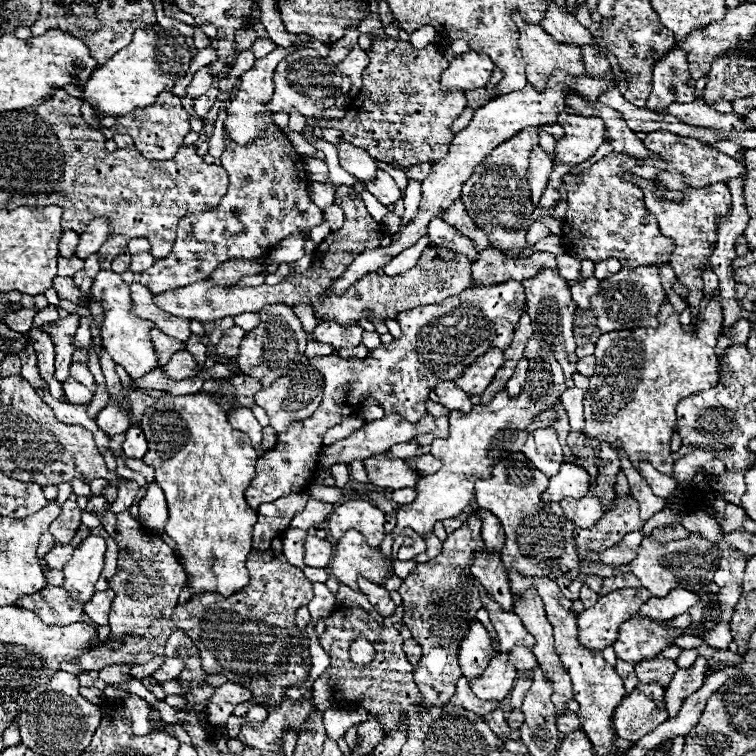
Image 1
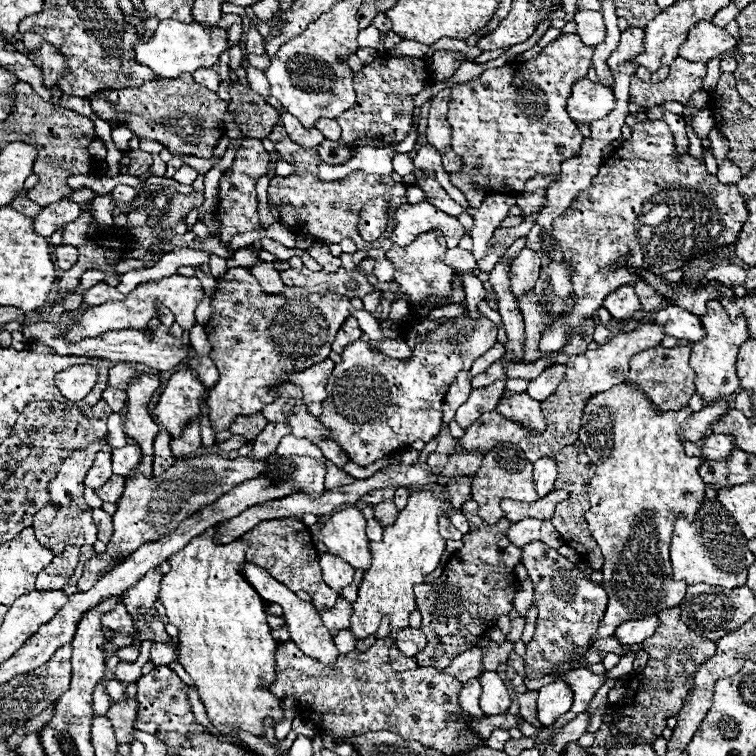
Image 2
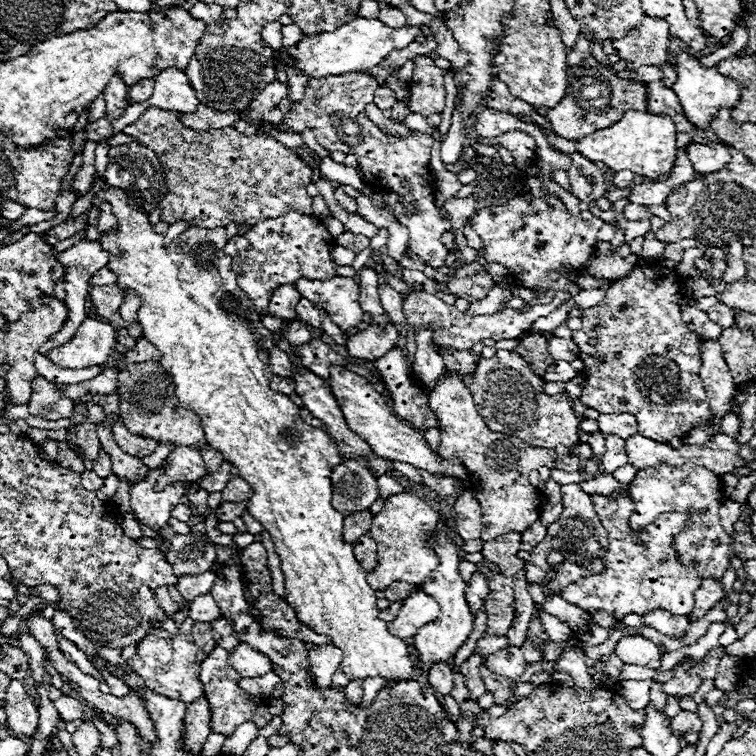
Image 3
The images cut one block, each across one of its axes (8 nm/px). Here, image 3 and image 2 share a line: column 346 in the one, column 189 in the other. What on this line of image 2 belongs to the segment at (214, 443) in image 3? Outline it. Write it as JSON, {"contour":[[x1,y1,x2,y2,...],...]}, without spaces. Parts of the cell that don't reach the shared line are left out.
{"contour":[[208,528,208,532,196,536,196,540,192,540,184,550,168,558,172,570,164,574,158,598,166,608,166,616,170,618,170,624,178,628,178,646,180,646,178,662,194,680,200,692,200,700,206,708,208,720,220,732,226,734,250,732,254,736,264,736,266,718,272,718,274,726,284,720,280,698,272,696,268,690,268,686,276,680,274,664,276,664,278,642,270,636,270,626,266,620,262,598,238,572,238,566,244,562,248,544,244,544,240,538,230,544,214,544,212,542,214,532,216,528]]}

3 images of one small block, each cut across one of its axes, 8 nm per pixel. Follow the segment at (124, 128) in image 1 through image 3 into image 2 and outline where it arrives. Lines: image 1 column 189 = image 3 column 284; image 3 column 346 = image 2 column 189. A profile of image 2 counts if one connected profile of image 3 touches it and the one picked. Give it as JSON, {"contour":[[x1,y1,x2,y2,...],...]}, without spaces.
{"contour":[[182,74,176,80,154,80,140,88,126,88,116,92,100,92,90,100,92,110,106,122,118,120,126,124,138,138,152,138,166,148,198,158,212,158,214,148,224,136,224,112,228,104,216,92,196,84,192,74]]}

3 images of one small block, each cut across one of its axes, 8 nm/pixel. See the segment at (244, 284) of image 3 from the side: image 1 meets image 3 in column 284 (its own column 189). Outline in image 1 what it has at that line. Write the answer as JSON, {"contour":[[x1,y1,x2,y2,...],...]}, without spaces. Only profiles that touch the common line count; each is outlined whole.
{"contour":[[274,124,264,130,264,136,258,136,256,142,248,146,240,146,228,136,224,138,226,148,222,152,222,168,230,176,230,186,228,194,222,198,222,202,206,212,200,214,188,214,180,220,178,230,176,230,176,242,172,252,166,258,158,258,152,268,142,272,140,282,152,292,152,294,162,294,166,290,176,290,182,286,188,286,196,280,208,278,222,262,226,260,256,260,268,252,268,248,274,248,280,240,302,232,310,234,310,230,318,224,324,222,322,210,310,200,308,196,308,176,304,170,304,158,294,150,286,134,276,128]]}

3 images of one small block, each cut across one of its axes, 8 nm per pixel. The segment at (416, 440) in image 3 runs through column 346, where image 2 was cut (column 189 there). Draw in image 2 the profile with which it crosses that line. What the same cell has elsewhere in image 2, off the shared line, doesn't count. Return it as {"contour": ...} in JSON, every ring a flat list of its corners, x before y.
{"contour":[[178,370,168,380,160,402,154,410,160,424,176,438,190,424,188,420,202,416,202,398,206,394,206,386,200,382,196,372]]}

